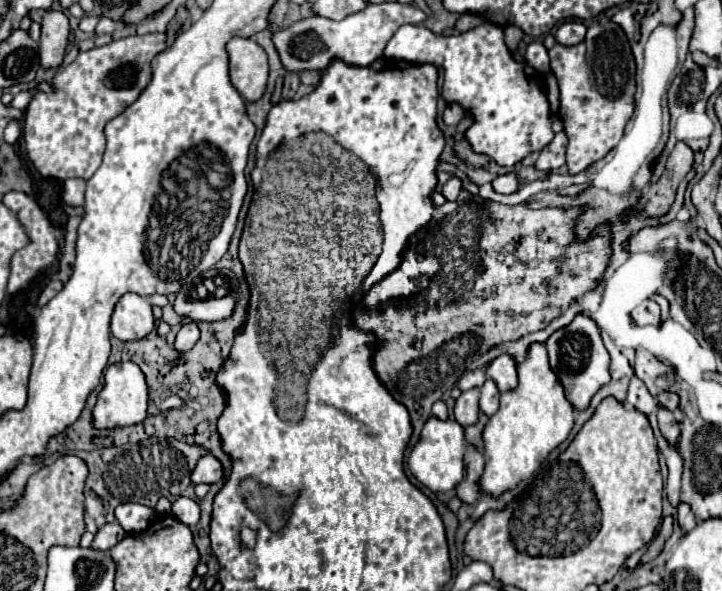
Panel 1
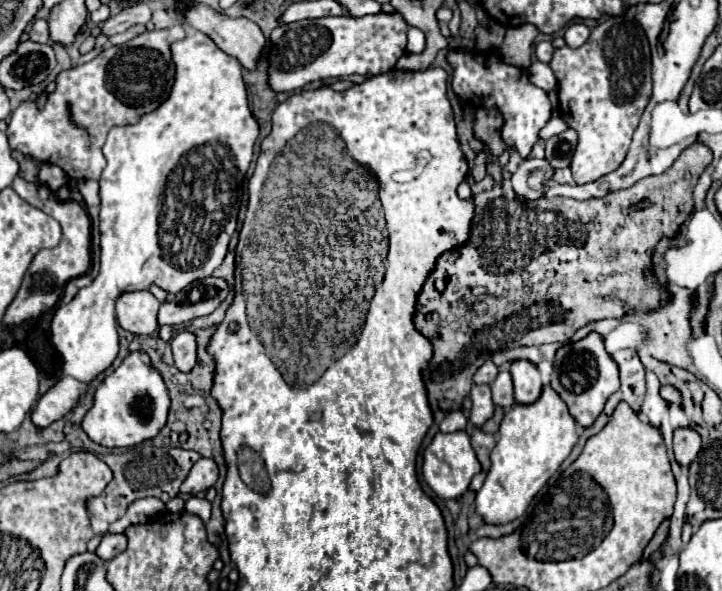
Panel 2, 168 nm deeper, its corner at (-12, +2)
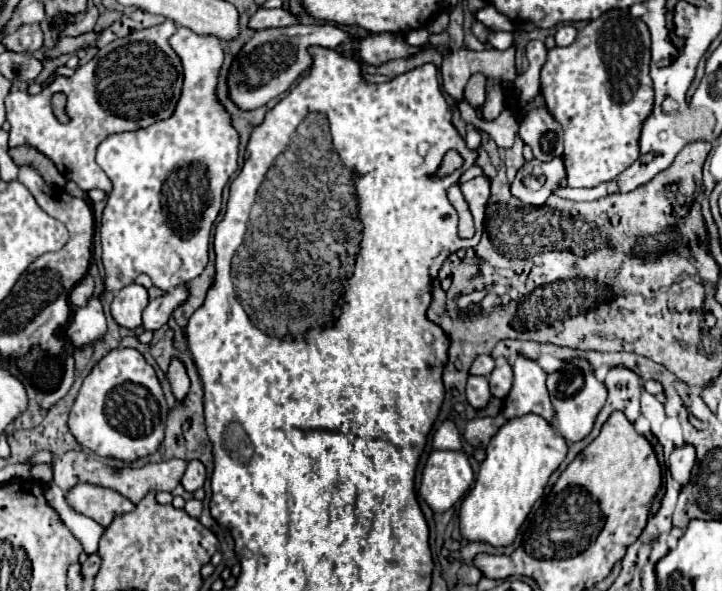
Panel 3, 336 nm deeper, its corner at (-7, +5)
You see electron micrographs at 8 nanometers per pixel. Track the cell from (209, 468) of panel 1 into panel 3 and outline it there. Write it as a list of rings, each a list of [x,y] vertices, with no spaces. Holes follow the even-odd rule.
[[[191,460],[181,478],[183,488],[187,492],[195,492],[197,488],[203,488],[203,482],[205,482],[205,466],[199,460]]]

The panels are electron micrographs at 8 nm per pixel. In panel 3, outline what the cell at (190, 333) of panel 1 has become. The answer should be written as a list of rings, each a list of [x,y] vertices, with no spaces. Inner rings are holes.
[[[177,356],[171,358],[169,362],[169,370],[167,370],[167,380],[171,384],[171,390],[175,394],[177,400],[185,398],[187,390],[189,390],[189,376],[187,376],[187,368],[183,364],[183,360],[179,360]]]

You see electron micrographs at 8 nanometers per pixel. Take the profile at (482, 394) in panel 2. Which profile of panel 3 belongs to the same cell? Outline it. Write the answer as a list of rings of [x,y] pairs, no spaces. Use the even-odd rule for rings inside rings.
[[[469,376],[467,380],[467,400],[475,410],[481,410],[489,404],[489,382],[485,376]]]

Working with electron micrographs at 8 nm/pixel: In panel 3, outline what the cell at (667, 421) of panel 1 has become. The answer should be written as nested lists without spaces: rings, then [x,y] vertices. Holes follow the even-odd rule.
[[[691,444],[677,446],[671,452],[671,456],[669,456],[669,470],[671,470],[671,476],[677,482],[687,484],[693,466],[695,466],[695,448]]]

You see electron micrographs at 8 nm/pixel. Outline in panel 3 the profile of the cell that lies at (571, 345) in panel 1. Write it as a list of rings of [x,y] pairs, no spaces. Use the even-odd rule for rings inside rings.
[[[585,358],[567,362],[565,368],[547,374],[547,390],[551,394],[551,404],[555,410],[555,428],[567,442],[577,442],[585,438],[595,422],[595,416],[607,400],[607,386],[599,382],[591,370],[591,364]]]

